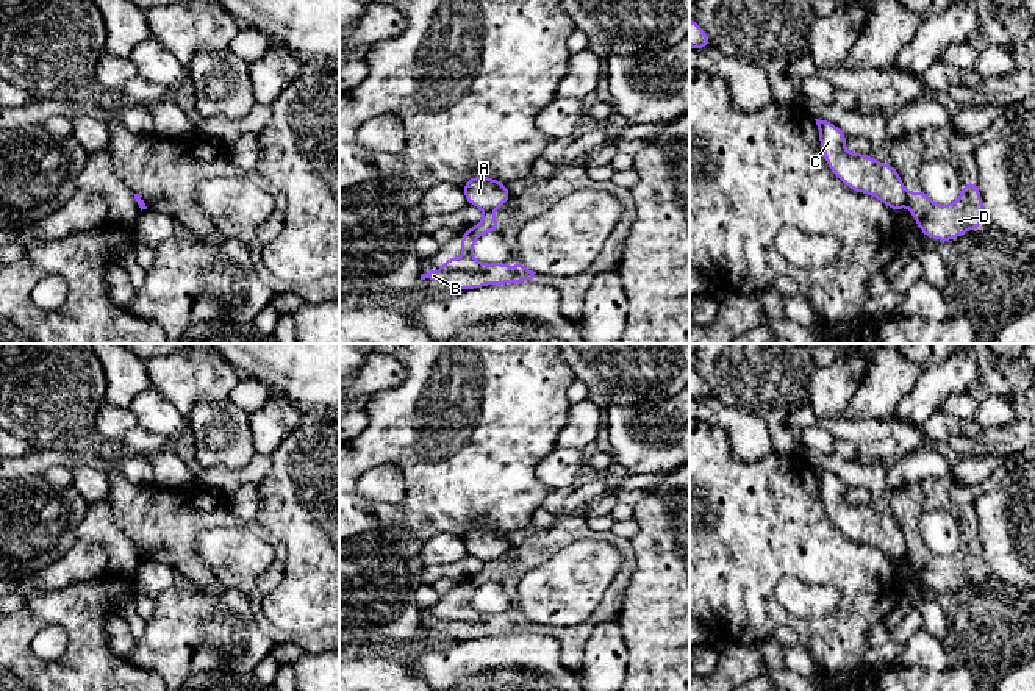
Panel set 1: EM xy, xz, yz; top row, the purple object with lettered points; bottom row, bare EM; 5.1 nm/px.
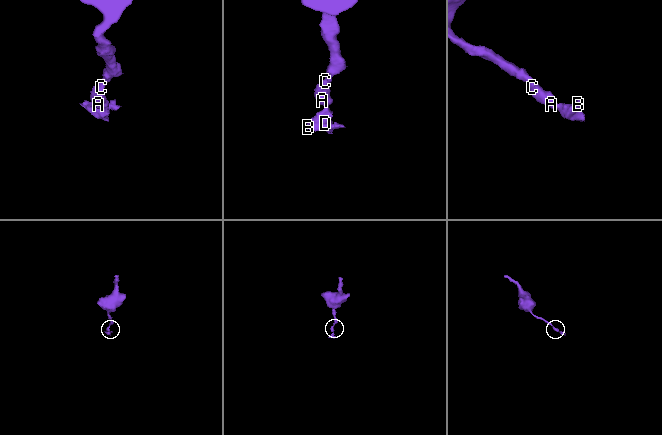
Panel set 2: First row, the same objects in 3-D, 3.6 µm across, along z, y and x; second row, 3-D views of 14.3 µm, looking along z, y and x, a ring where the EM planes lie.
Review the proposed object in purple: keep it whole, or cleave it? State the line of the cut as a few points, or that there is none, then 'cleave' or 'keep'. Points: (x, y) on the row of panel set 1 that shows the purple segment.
cut in yz along (909, 194), (906, 204); cleave

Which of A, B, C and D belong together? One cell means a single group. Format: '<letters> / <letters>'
A C / B D

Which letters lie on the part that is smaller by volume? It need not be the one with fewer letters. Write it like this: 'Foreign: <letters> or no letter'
Foreign: B, D

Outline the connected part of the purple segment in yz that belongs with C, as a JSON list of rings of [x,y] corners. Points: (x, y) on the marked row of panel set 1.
[[[816,120],[822,155],[830,170],[852,191],[869,194],[893,211],[908,202],[904,181],[893,164],[879,163],[871,155],[849,153],[844,149],[847,134],[835,124]]]

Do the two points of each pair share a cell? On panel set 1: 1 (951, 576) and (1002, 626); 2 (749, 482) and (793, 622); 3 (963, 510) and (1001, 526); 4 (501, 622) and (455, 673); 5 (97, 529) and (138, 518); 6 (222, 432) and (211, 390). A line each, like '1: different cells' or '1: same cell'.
1: different cells
2: same cell
3: different cells
4: different cells
5: different cells
6: different cells

